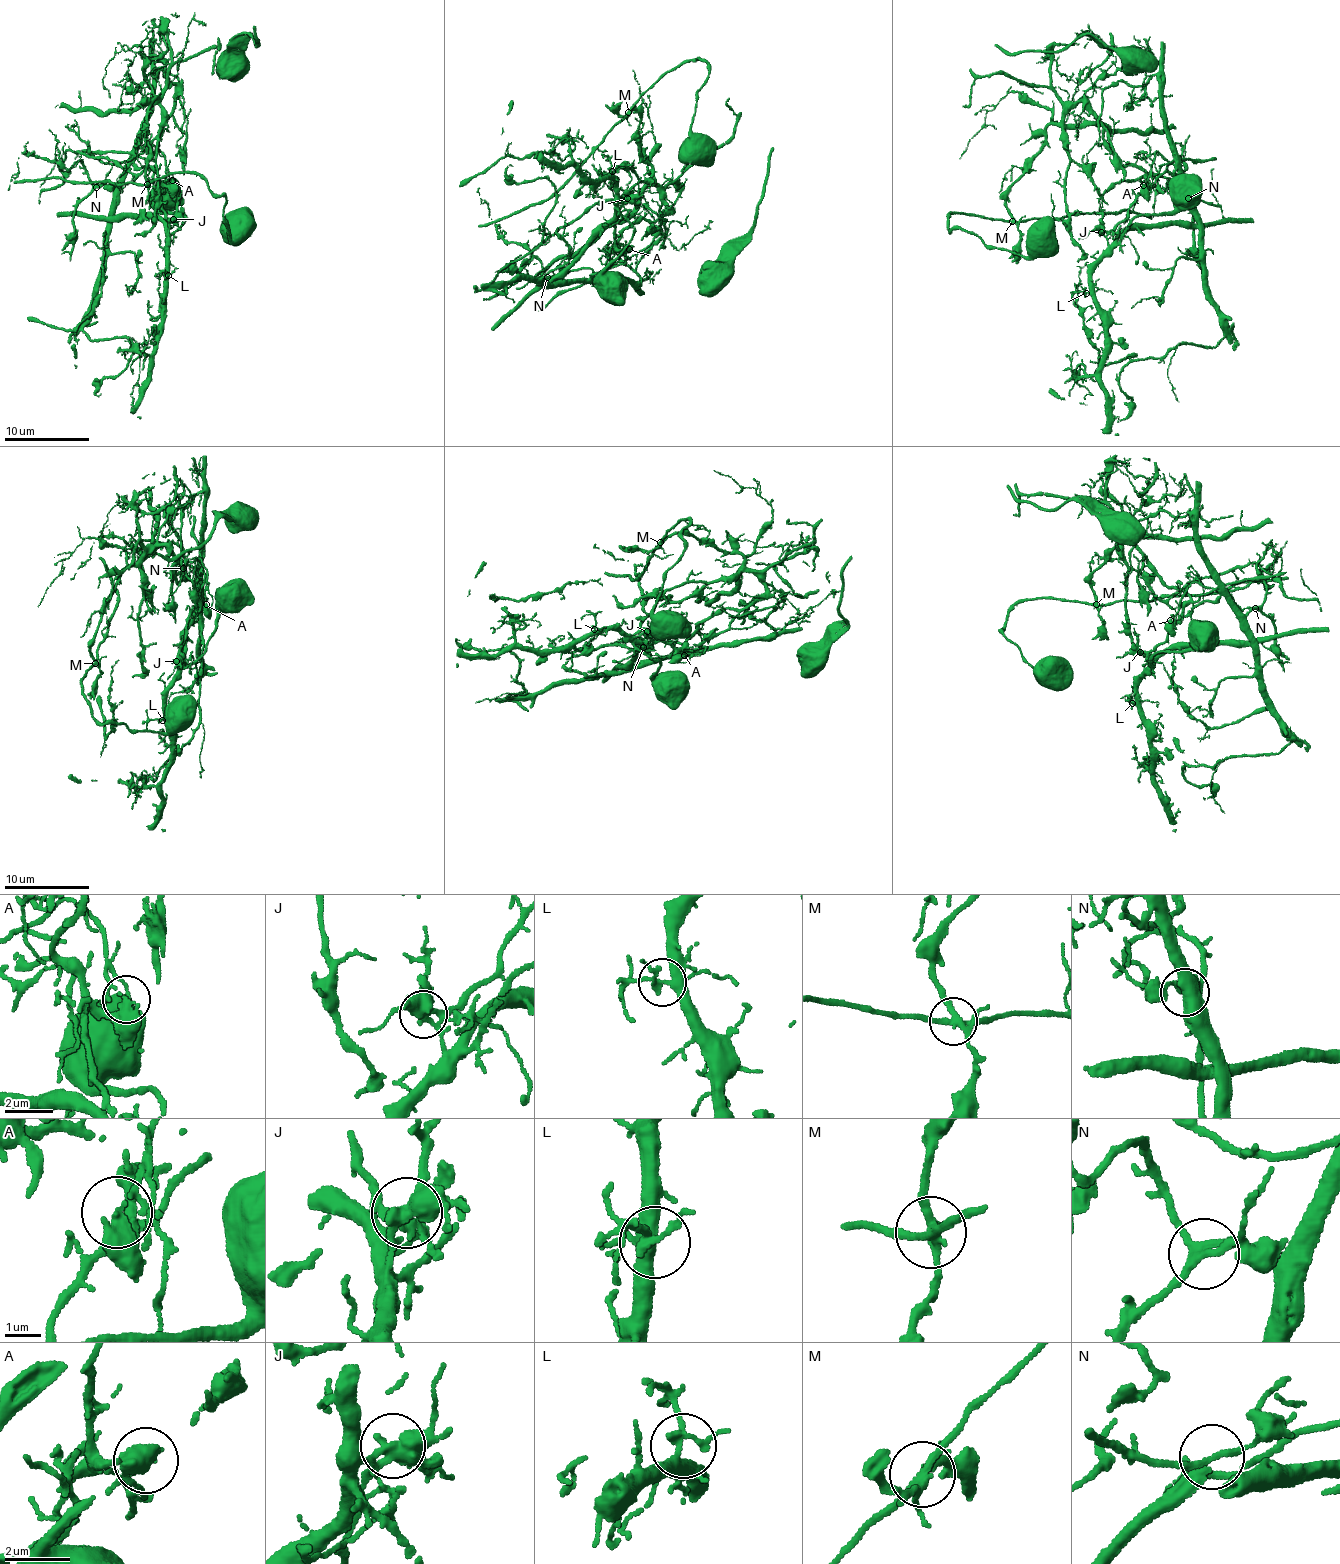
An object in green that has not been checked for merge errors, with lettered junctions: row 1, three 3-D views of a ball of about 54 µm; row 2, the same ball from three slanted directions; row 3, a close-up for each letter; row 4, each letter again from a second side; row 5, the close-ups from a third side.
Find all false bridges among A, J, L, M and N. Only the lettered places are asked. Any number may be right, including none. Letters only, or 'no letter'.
A, J, M

